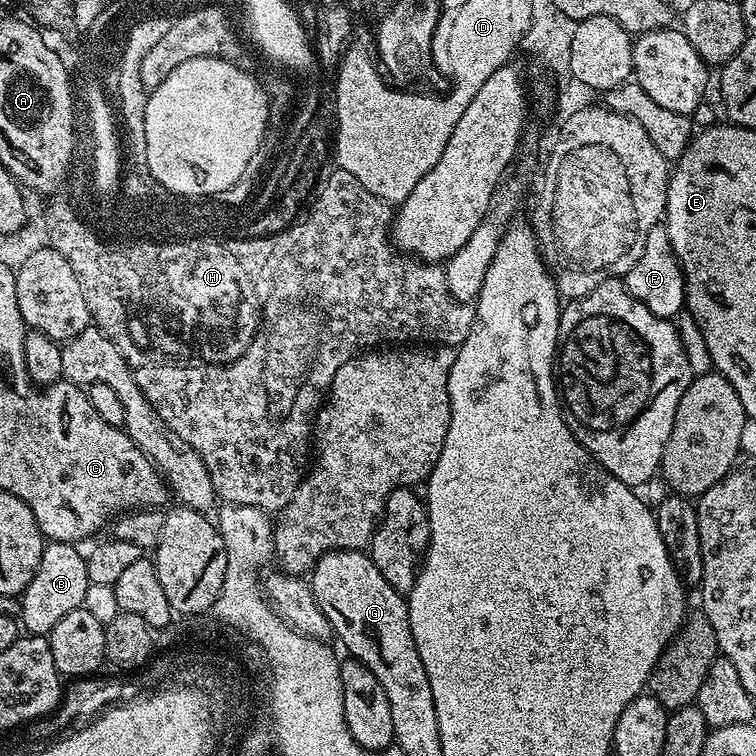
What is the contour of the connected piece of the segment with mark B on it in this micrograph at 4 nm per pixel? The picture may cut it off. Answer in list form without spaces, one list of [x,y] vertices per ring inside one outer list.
[[[61,540],[45,543],[42,550],[42,562],[38,562],[38,570],[34,570],[34,578],[30,578],[30,586],[20,593],[19,623],[25,633],[45,636],[54,630],[55,624],[66,618],[70,610],[84,607],[88,575],[86,574],[86,556],[79,552],[76,544],[67,544]]]

